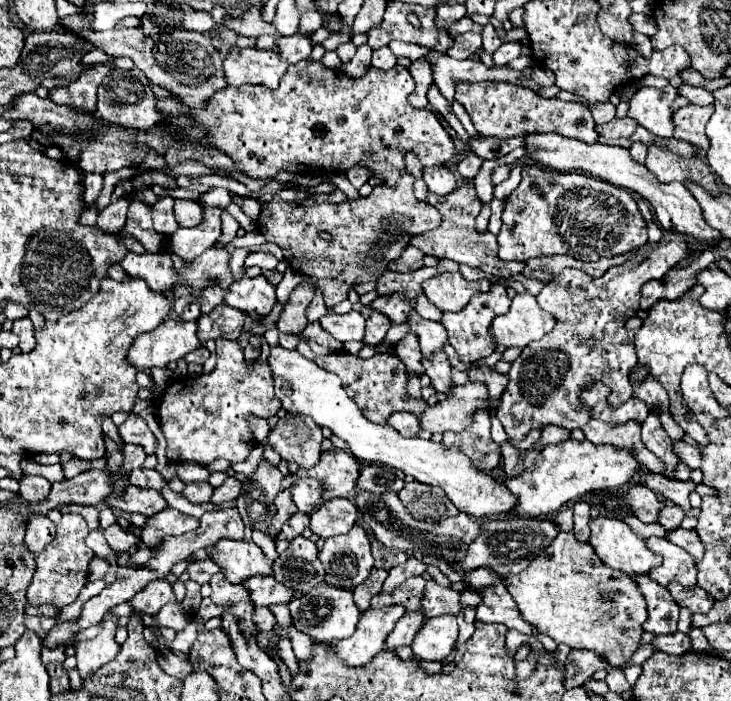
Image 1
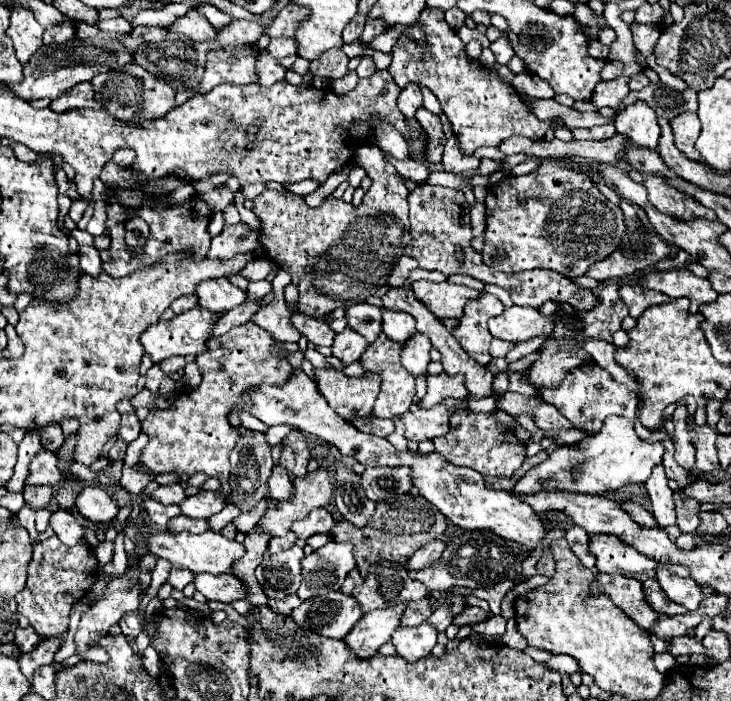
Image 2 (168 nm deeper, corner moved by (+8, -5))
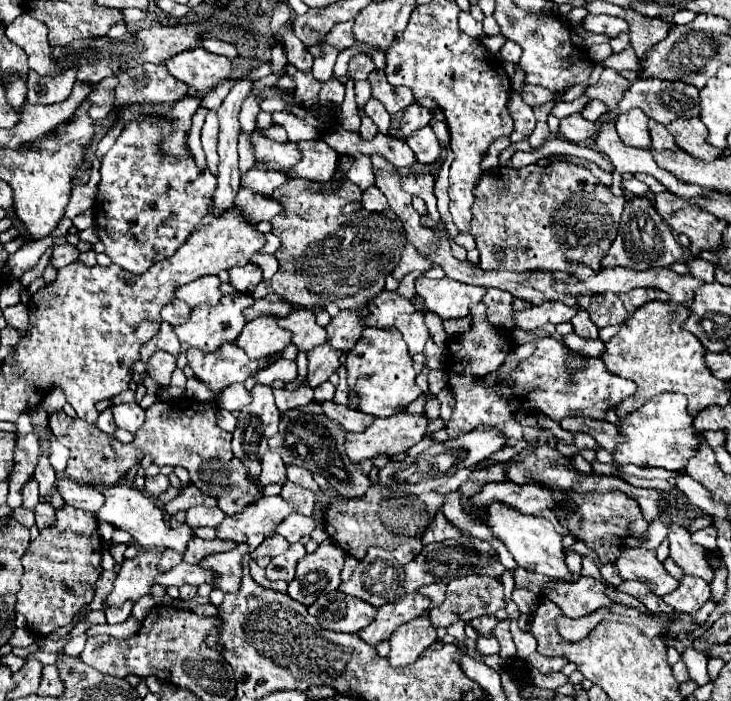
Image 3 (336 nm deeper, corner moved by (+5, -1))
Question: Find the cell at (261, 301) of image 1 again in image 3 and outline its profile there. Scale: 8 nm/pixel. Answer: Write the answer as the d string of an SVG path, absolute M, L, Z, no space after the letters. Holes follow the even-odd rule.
M203 276L195 282L189 282L181 288L177 288L175 296L179 300L183 300L185 304L189 304L191 308L201 306L201 304L209 304L209 306L217 306L223 298L221 292L221 280L217 276Z

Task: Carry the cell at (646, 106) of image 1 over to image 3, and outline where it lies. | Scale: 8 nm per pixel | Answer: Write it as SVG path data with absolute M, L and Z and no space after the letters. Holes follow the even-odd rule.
M631 110L627 114L621 114L615 126L625 144L637 148L651 148L651 134L647 130L647 122L649 118L647 114L643 114L643 110Z

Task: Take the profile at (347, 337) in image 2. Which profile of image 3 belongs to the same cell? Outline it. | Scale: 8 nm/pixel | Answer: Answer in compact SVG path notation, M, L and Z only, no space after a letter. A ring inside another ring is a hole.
M327 342L323 346L317 346L315 350L311 350L307 354L309 358L309 384L315 388L321 382L325 382L333 372L337 372L337 368L341 366L341 356L345 354L345 350L331 350L331 346L327 346Z

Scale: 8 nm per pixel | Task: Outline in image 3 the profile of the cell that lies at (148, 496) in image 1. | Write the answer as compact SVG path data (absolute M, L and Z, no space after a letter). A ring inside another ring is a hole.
M69 478L59 480L57 490L65 498L67 504L81 508L81 510L87 510L91 514L97 514L105 502L103 494L95 486L85 486L85 484L79 486L75 480L69 480Z

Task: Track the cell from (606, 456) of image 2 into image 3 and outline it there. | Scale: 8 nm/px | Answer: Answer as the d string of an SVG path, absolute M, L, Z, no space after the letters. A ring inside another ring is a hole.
M659 394L659 396L655 396L643 408L635 410L627 418L621 418L619 432L625 436L625 442L621 442L615 448L615 452L613 452L615 462L619 466L635 464L635 466L641 466L641 468L661 466L661 468L667 468L667 470L683 470L687 460L695 454L695 448L699 444L699 438L697 438L695 430L691 428L691 422L693 422L693 416L689 416L689 412L687 412L687 398L683 394Z

